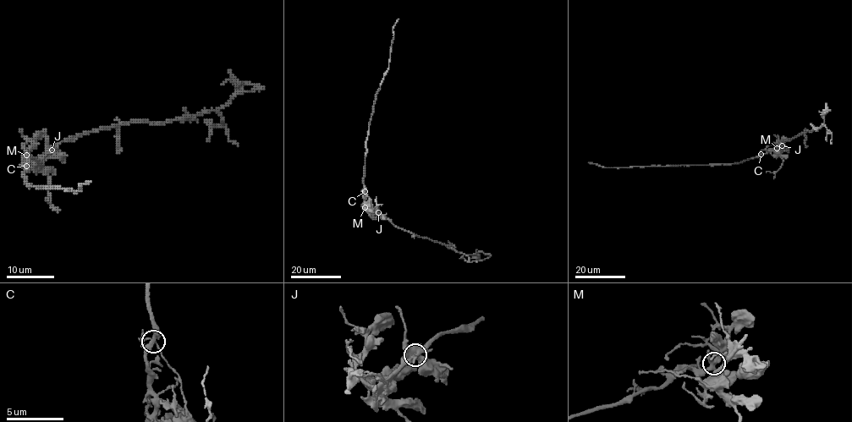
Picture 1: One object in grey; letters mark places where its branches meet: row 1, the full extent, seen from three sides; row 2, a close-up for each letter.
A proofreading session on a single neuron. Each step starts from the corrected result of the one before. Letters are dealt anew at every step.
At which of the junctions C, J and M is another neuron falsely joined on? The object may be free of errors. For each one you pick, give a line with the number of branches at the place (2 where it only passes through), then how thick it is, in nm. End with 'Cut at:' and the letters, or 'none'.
Cut at: none

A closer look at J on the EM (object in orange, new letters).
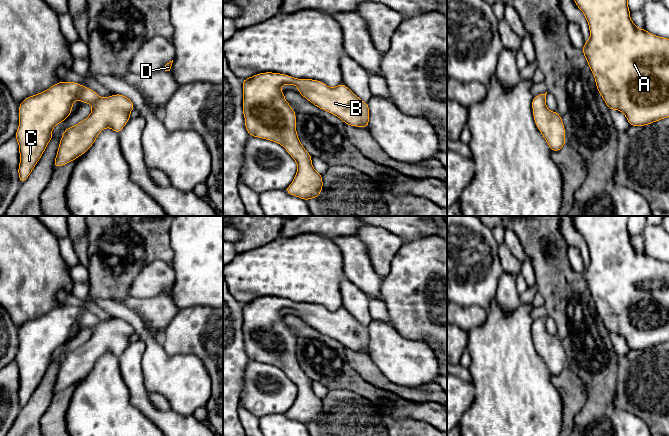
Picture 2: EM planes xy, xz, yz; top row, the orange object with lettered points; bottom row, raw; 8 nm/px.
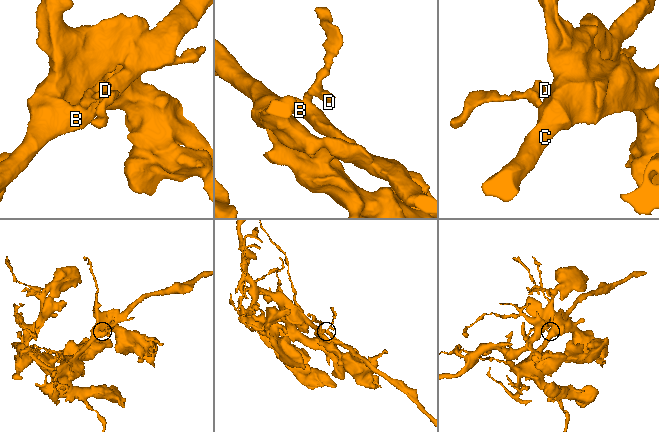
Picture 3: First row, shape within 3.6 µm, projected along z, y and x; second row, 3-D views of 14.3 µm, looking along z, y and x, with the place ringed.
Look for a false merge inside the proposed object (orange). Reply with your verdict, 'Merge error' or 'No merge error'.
No merge error

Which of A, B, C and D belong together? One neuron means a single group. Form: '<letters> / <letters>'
A B C D

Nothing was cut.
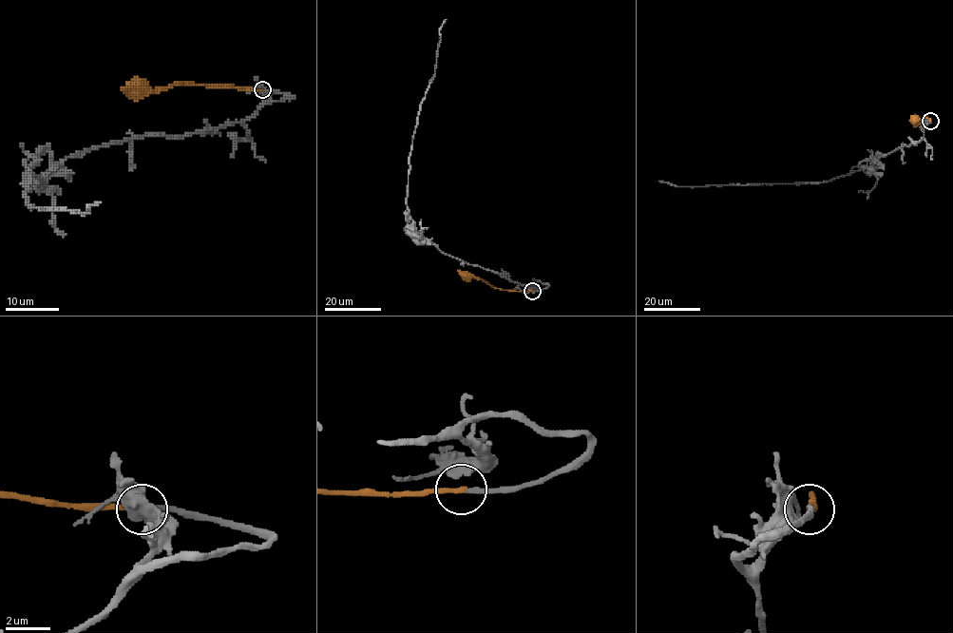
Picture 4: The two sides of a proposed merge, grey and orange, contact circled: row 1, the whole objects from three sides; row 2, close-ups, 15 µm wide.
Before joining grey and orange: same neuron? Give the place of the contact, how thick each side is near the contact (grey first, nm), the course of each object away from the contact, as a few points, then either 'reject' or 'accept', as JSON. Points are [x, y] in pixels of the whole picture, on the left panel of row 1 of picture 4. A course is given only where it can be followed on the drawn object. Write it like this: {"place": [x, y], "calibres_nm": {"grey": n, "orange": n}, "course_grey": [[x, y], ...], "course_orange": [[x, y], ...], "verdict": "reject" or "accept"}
{"place": [262, 89], "calibres_nm": {"grey": 180, "orange": 260}, "course_grey": [[262, 89], [293, 97], [195, 133], [94, 146], [38, 180], [26, 175], [30, 206], [85, 213], [100, 202]], "course_orange": [[262, 89], [193, 84], [171, 84], [166, 89], [148, 89], [140, 86]], "verdict": "accept"}

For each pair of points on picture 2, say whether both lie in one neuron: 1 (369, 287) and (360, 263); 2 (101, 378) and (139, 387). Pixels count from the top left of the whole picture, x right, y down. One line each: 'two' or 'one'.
1: one
2: two

